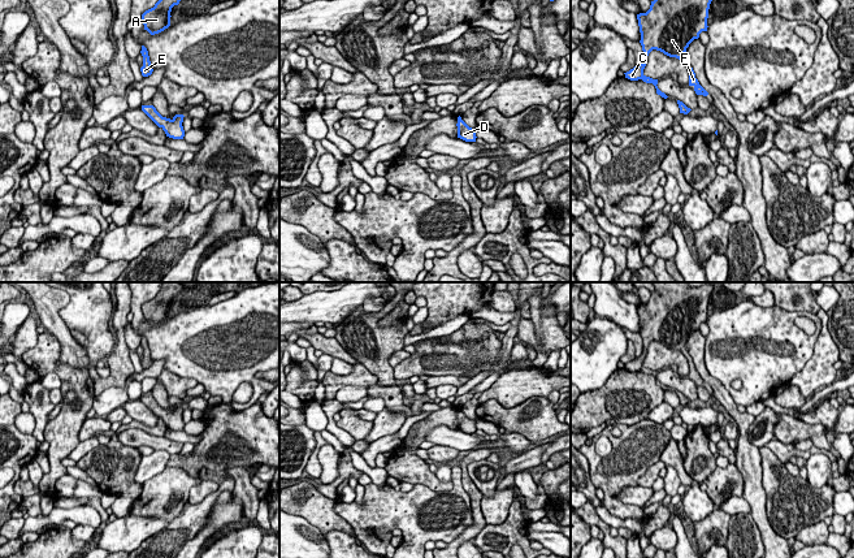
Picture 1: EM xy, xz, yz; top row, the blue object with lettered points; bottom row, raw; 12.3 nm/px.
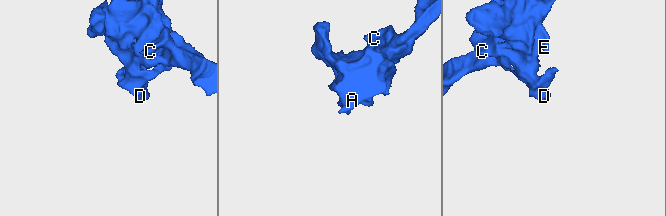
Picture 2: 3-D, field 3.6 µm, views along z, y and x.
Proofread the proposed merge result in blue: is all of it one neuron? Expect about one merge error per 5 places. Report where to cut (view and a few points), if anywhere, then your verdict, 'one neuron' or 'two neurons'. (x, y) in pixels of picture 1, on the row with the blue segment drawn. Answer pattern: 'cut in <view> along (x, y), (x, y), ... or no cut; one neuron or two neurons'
no cut; one neuron

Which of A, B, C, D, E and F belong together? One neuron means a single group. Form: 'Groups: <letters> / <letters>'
Groups: A B C D E F

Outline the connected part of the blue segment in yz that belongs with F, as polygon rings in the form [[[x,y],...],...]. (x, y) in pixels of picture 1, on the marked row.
[[[654,0],[650,9],[646,13],[637,14],[641,46],[643,51],[642,62],[634,66],[629,72],[624,73],[625,78],[630,81],[642,79],[646,83],[653,83],[656,88],[656,94],[667,99],[668,96],[658,88],[658,79],[653,79],[643,74],[643,69],[647,62],[647,56],[653,49],[660,51],[669,57],[681,60],[685,65],[688,59],[685,57],[689,44],[699,38],[702,31],[707,31],[708,9],[712,0]]]

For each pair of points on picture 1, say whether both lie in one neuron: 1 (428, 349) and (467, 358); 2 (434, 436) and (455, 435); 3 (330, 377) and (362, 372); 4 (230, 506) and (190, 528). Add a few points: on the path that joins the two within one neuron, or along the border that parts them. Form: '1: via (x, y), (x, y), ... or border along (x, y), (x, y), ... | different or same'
1: via (437, 358), (458, 358) | same
2: via (439, 436), (450, 436) | same
3: via (338, 380), (354, 379) | same
4: border along (221, 492), (207, 523), (186, 541) | different

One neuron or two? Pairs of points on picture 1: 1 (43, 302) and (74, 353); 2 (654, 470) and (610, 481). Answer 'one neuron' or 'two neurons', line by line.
1: one neuron
2: two neurons

